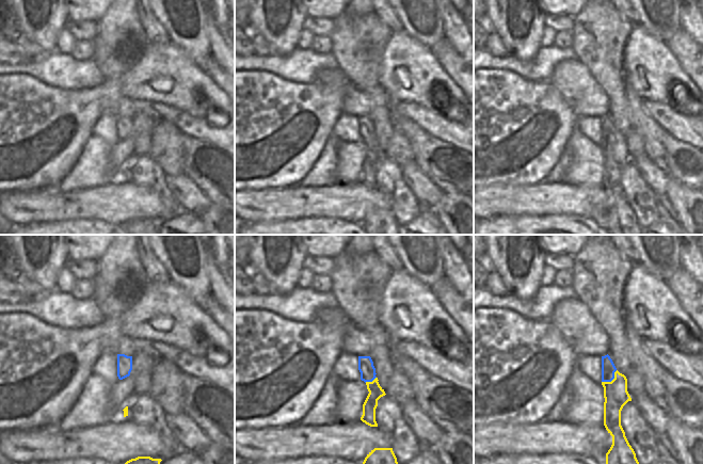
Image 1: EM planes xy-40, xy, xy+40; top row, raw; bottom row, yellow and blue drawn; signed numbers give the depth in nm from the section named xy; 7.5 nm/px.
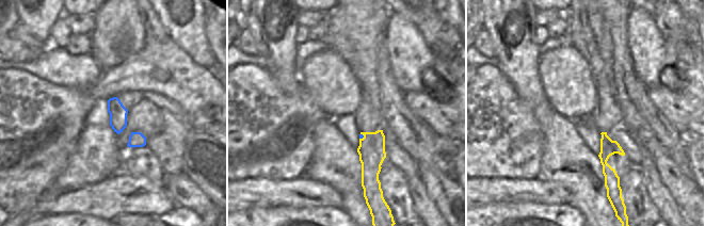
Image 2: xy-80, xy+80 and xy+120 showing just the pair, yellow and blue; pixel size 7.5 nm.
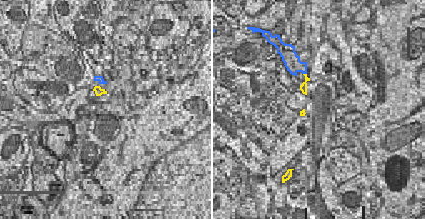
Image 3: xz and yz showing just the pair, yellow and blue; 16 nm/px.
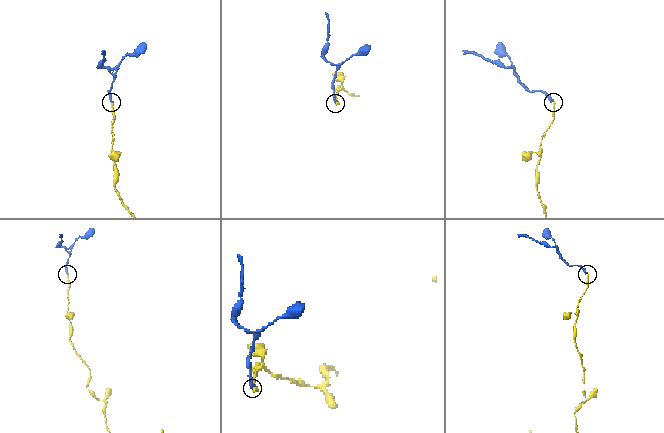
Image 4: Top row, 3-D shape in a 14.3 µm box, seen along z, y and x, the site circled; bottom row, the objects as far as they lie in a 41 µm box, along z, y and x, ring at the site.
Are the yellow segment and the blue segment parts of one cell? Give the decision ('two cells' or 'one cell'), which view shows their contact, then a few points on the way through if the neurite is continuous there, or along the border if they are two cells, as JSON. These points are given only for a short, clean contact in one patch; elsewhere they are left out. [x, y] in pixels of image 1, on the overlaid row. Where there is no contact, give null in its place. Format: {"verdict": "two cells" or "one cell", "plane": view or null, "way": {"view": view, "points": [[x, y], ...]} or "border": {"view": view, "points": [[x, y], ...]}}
{"verdict": "two cells", "plane": "xy+40", "border": {"view": "xy+40", "points": [[617, 370], [610, 381], [602, 382]]}}

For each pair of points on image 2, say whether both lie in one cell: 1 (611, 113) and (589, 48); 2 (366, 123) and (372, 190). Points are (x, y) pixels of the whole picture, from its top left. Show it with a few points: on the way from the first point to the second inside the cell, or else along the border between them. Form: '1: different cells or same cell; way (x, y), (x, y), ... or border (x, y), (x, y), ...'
1: same cell; way (606, 97), (603, 73), (597, 64)
2: same cell; way (371, 140), (371, 173)

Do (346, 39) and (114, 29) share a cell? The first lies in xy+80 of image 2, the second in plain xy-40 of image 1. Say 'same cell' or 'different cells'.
different cells

